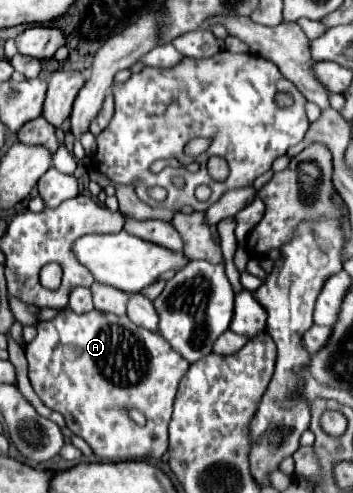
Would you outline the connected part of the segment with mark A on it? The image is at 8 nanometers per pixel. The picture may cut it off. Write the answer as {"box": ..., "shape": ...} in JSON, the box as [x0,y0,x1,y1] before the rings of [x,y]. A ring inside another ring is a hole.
{"box":[25,306,189,460],"shape":[[[67,306],[59,310],[53,320],[37,324],[37,336],[25,346],[25,352],[29,362],[29,380],[35,394],[47,408],[59,412],[65,418],[65,426],[73,434],[81,436],[97,456],[113,460],[137,460],[161,458],[167,452],[167,424],[171,420],[177,386],[189,370],[189,362],[165,340],[161,340],[161,336],[135,326],[127,316],[113,316],[97,310],[91,310],[87,314],[75,314]],[[123,406],[135,406],[145,412],[147,424],[133,424],[129,418],[125,418],[125,412],[121,412]]]}

